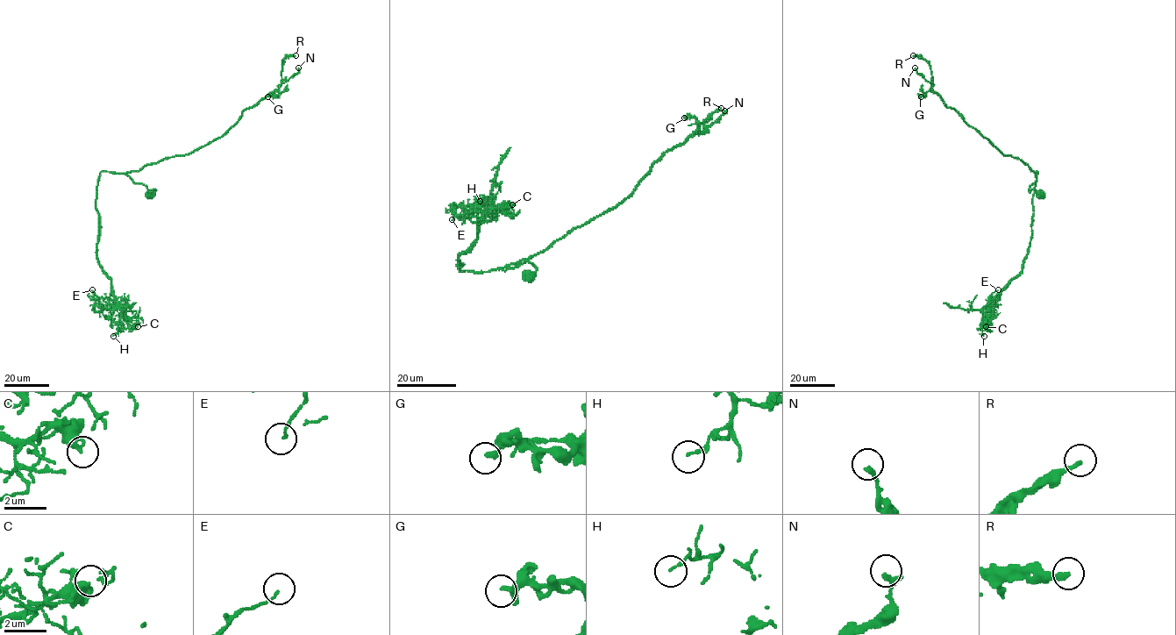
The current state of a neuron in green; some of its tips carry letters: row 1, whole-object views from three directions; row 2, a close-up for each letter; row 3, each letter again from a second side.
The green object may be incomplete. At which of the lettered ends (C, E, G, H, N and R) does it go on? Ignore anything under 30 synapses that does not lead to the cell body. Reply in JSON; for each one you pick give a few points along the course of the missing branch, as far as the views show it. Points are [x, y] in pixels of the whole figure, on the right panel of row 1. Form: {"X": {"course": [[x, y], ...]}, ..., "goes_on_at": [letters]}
{"goes_on_at": []}

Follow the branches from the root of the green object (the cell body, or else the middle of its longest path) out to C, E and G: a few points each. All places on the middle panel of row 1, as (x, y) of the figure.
C: (526, 275), (536, 271), (526, 261), (504, 271), (457, 266), (477, 238), (488, 202), (498, 210), (512, 204)
E: (526, 275), (536, 271), (526, 261), (460, 271), (459, 257), (477, 238), (485, 207), (458, 204), (452, 219)
G: (526, 275), (536, 271), (526, 261), (496, 269), (545, 252), (617, 206), (696, 129), (695, 117), (684, 117)

